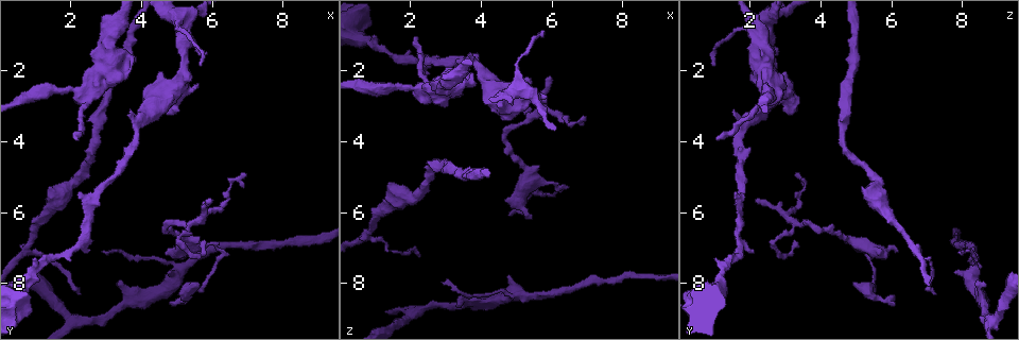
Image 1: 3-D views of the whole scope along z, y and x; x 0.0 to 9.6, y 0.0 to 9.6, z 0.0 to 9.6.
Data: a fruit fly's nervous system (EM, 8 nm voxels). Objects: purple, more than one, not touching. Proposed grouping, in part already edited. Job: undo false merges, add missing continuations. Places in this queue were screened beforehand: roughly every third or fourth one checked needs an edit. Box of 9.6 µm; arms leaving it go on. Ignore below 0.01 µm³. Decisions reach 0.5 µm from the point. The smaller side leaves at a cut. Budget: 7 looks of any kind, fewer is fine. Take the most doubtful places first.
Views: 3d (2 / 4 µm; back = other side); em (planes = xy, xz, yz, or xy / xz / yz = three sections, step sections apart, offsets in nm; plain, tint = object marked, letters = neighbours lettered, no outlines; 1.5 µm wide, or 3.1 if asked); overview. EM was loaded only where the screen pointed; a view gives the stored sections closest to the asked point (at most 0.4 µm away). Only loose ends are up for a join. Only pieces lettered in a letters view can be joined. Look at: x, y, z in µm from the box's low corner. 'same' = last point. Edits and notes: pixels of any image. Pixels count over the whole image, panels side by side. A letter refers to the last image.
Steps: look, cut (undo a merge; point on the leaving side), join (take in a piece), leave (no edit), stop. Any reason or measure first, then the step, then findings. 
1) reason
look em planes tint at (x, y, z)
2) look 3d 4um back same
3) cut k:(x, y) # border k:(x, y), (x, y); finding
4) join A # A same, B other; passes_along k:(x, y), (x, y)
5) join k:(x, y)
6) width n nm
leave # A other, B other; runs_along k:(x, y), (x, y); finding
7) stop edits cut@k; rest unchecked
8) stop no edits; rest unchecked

sharp bend
look em planes plain at (4.40, 2.80, 2.55)

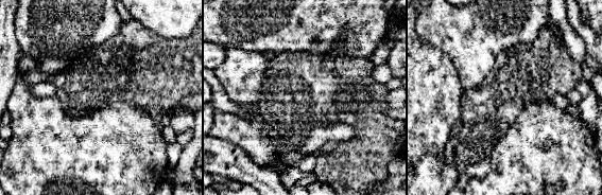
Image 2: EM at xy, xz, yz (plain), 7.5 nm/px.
look em planes tint same

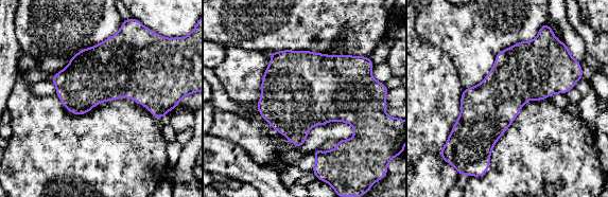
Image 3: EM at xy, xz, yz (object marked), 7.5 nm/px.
see the neighbours
look em planes letters same

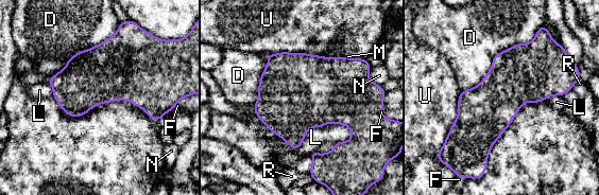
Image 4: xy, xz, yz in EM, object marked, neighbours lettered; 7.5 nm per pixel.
leave # D other, F other, L other, M other, N other, R other, U other; border 4:(534, 38), (499, 51), (461, 91); continuous, no second cell

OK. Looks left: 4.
free end
look 3d 2um at (5.40, 7.00, 6.20)

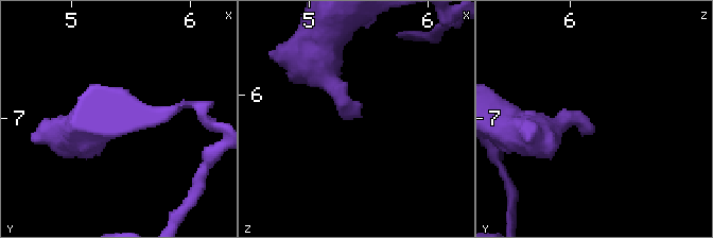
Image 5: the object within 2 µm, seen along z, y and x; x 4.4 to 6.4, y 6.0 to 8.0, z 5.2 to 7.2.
look em xy step 4 tint at (5.46, 7.02, 6.18)

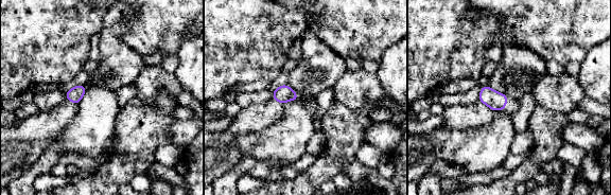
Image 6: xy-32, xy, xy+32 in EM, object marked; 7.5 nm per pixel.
look em planes letters same

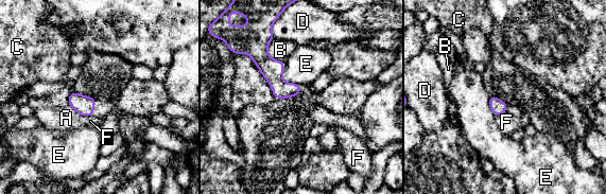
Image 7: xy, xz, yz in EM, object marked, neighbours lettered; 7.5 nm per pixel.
leave # A other, B other, C other, D other, E other, F other; border 7:(82, 115), (92, 117); none of them fits

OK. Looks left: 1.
stop no edits; rest unchecked

